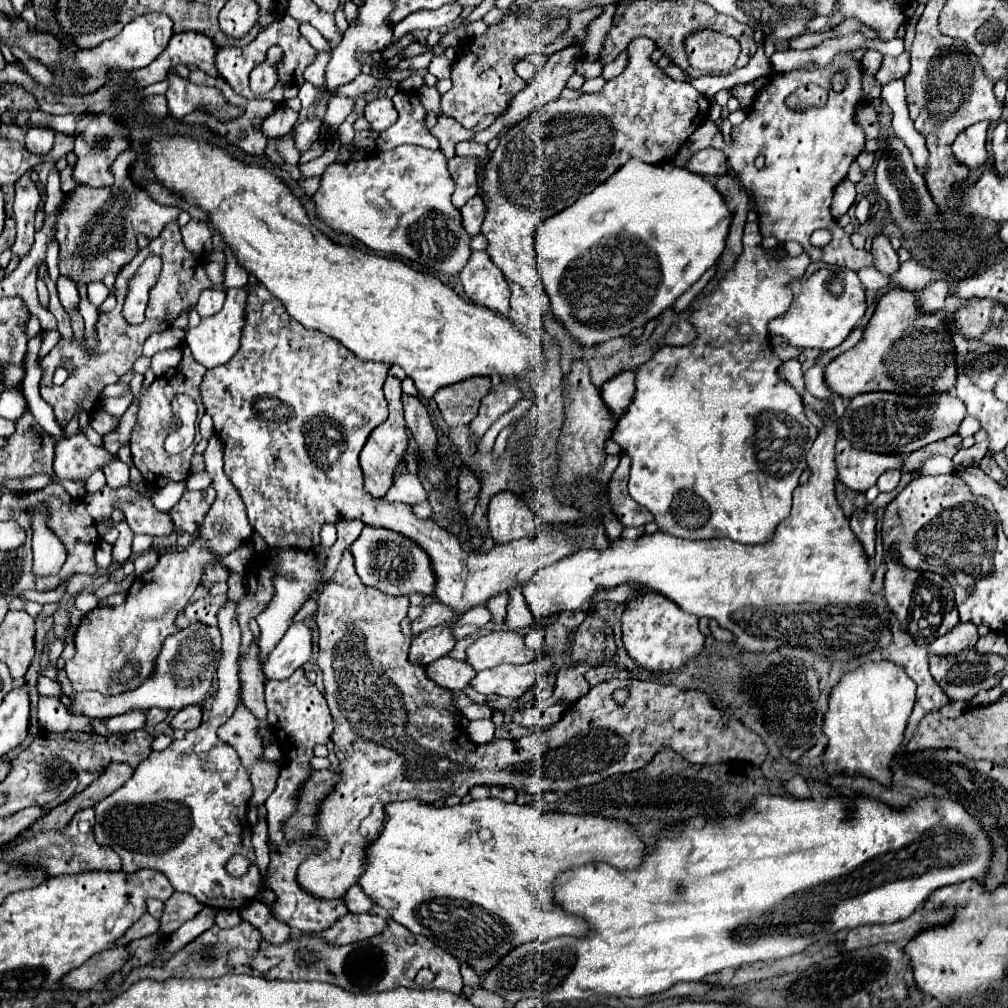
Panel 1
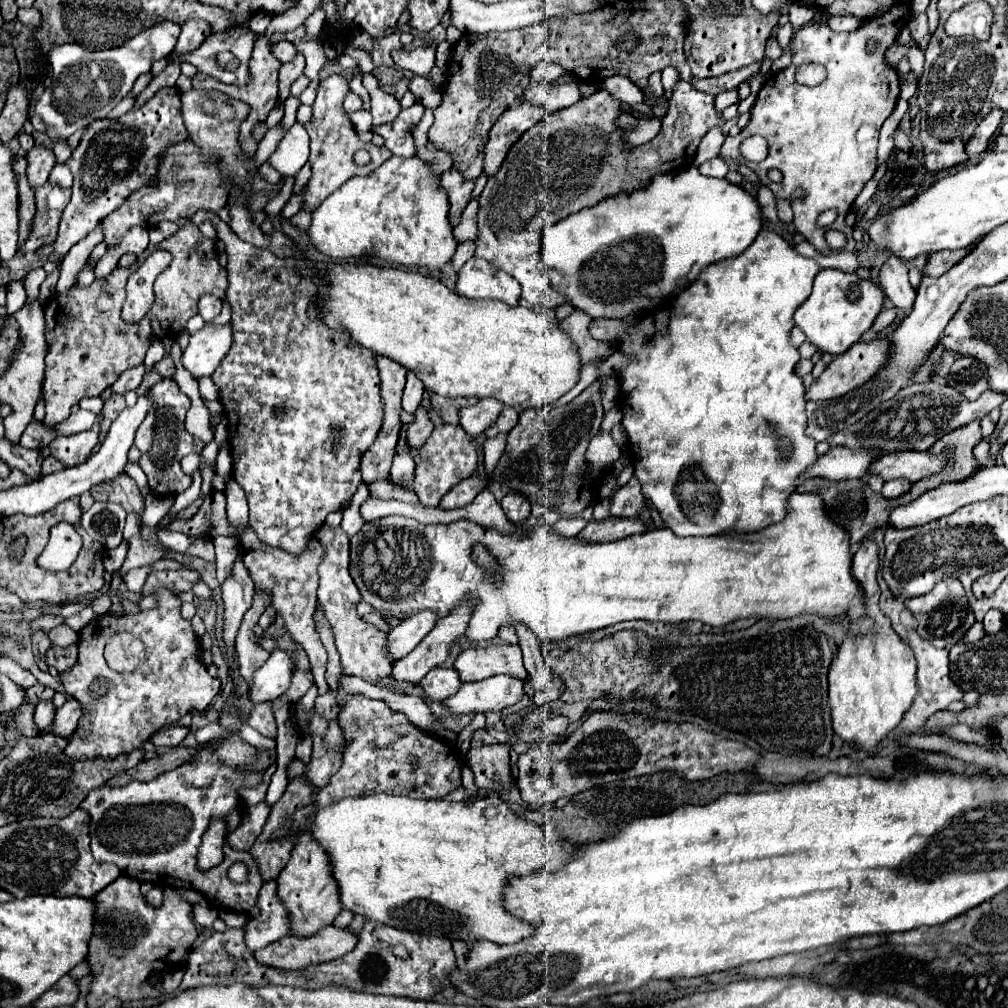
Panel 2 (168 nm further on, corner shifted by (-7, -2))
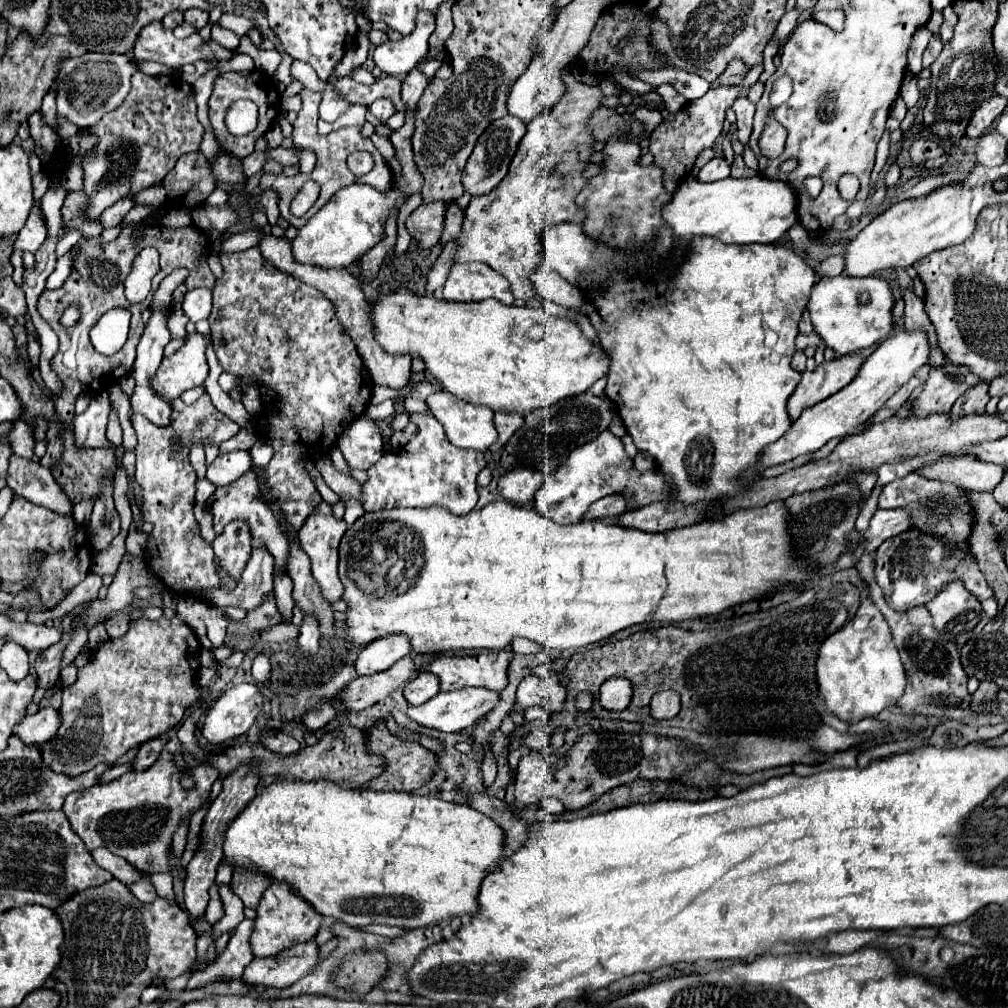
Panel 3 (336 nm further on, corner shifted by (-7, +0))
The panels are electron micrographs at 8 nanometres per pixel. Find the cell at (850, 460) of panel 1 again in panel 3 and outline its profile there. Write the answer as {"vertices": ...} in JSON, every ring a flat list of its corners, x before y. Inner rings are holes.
{"vertices":[[956,458,956,460,940,460,934,466,928,466,918,472,928,478,936,478,940,482,952,482,968,490,994,492,994,488,1002,482,1006,468,988,462,976,462,976,458]]}

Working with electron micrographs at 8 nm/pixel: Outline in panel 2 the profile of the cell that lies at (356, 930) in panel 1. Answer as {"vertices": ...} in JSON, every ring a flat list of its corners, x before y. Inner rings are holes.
{"vertices":[[324,926,320,932,300,938,300,936,284,936,272,944,268,944,266,948,256,950,256,958,262,964,272,964,276,968,304,968,308,964,318,964,318,962,330,962,336,960,344,954,348,954,354,944,358,944,358,934,348,930,348,928,336,928,336,926]]}

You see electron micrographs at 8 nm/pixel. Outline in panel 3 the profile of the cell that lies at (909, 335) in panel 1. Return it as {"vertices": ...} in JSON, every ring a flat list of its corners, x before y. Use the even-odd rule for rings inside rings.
{"vertices":[[848,354,832,362,822,362,812,372,804,372,800,384,788,398,790,420,796,420,804,408,810,408,842,390,848,382,854,380,860,366,862,358,858,354]]}

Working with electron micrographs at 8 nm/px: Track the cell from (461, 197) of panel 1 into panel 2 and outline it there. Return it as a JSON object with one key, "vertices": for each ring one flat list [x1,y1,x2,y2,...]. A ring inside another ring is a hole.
{"vertices":[[450,168,448,172,444,172,440,180,442,180,444,188,448,190,450,220,452,220,452,226,456,226,456,224,460,222,462,210,466,208,466,204,468,204,470,198,472,198,472,190,474,190,476,180,466,180,466,178,462,176,462,172,456,170,456,168]]}

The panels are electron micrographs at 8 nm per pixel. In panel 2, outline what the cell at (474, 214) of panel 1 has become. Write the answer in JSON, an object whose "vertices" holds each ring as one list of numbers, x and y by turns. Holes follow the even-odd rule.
{"vertices":[[470,200,470,204,468,204,468,206,464,208,464,212,462,212,460,224,454,228,454,234,456,234,456,240,458,240,458,242,476,240,476,236,478,236,476,216,478,216,478,200]]}

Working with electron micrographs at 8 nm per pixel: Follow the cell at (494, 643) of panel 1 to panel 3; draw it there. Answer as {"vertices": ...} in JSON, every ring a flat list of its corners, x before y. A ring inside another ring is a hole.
{"vertices":[[492,650,478,656,440,656,430,666,428,672,440,680,440,692,460,690,466,686,486,688,500,692,508,682,508,664,514,652]]}

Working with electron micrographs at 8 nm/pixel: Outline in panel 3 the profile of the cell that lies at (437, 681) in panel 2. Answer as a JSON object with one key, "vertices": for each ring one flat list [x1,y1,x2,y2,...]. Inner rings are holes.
{"vertices":[[420,672,414,680,410,680,404,686,404,698,408,700,408,704,412,706,420,706,426,700,434,698,440,692,440,686,436,686,436,678,432,678,432,674,428,672]]}

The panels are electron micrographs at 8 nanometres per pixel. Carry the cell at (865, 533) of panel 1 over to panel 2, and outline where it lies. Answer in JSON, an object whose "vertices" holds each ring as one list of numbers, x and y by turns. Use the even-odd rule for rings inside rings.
{"vertices":[[864,538,854,554,852,572,866,594,866,618,852,624,850,634,838,648,828,672,828,698,834,732,844,742,858,744,864,752,874,752,876,746,900,724,918,692,916,660,912,650,902,644,902,640,892,632,888,618,878,610,878,566,878,544,870,538]]}

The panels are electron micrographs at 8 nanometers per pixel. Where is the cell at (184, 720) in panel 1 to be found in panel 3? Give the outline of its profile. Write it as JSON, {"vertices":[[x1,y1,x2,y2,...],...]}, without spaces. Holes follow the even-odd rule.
{"vertices":[[156,738,152,742,144,742,144,746,140,746,136,758,132,760,132,770,148,770,158,760,158,754,162,752,164,744,166,742,160,738]]}

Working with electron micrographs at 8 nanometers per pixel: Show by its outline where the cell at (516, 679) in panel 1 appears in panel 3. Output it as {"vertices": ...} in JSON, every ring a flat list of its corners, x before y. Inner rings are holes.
{"vertices":[[468,688,468,690,454,690,454,692,440,692,434,698,430,698,428,702,420,704,420,706,410,706,406,710,406,716,426,728,432,730,440,730,440,732,460,732,468,726,474,726,480,718,484,718,494,706,498,704,498,694,492,690,480,690,480,688]]}

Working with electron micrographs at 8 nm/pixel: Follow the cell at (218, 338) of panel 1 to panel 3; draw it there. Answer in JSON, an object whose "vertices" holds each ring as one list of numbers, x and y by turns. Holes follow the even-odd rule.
{"vertices":[[192,334,186,344,168,358,162,358,160,368,150,378,150,388,156,396,172,402,182,396,182,392,202,386,208,376,206,350,208,338,202,334]]}

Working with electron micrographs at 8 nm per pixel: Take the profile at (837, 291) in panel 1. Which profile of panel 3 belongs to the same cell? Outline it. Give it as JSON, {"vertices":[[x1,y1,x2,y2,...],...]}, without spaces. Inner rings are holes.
{"vertices":[[844,274,834,278,822,278,816,282,808,310,812,316,814,330,832,348,836,354,844,356,862,348,870,348,872,344,886,340,892,332,894,294,886,280,868,276,868,278,848,278]]}

